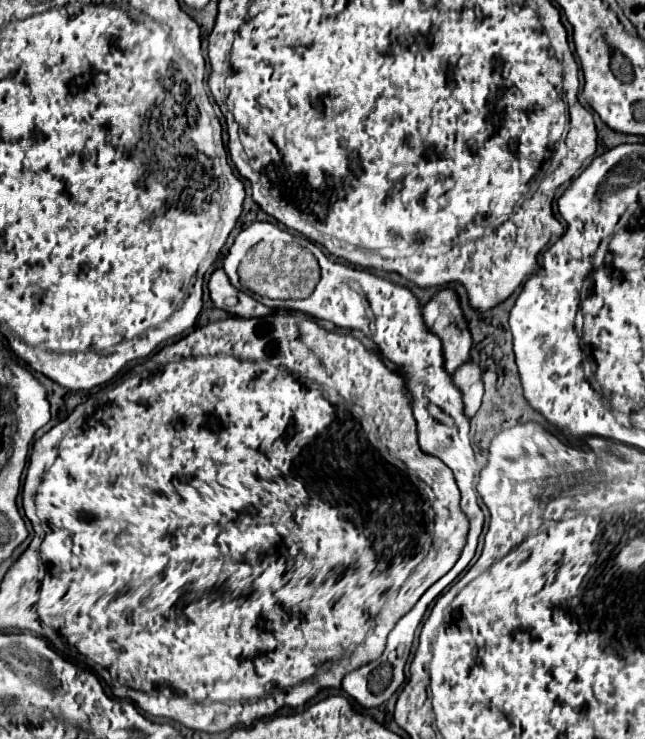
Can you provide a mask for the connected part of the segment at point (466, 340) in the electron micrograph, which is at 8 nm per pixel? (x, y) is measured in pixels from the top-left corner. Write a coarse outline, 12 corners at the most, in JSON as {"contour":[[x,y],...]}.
{"contour":[[452,290],[422,308],[446,372],[468,362],[472,338]]}

